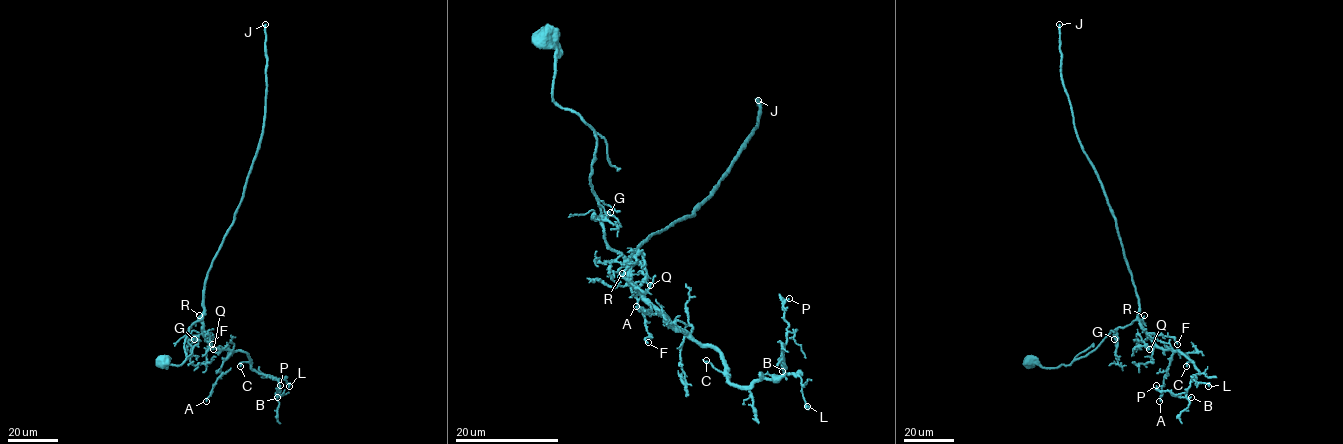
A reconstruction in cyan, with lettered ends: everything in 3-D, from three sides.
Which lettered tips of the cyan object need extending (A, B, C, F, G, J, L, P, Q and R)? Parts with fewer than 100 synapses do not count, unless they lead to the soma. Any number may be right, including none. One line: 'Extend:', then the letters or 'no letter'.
Extend: J

